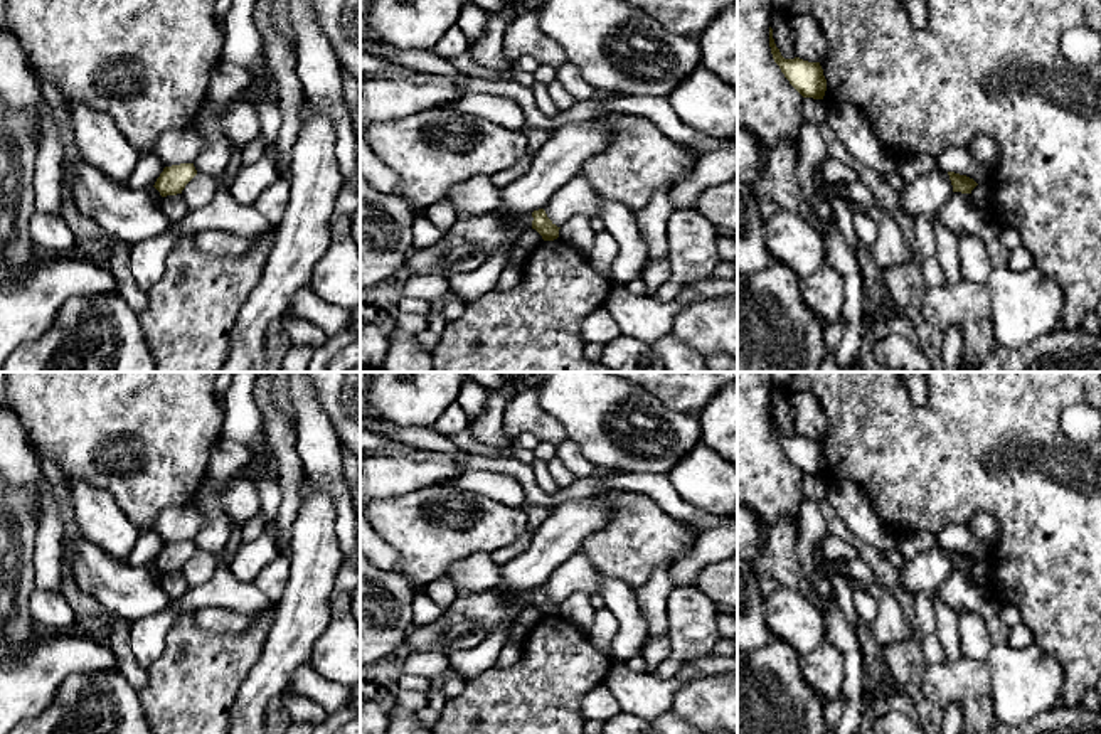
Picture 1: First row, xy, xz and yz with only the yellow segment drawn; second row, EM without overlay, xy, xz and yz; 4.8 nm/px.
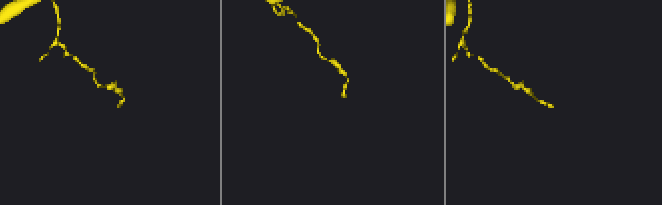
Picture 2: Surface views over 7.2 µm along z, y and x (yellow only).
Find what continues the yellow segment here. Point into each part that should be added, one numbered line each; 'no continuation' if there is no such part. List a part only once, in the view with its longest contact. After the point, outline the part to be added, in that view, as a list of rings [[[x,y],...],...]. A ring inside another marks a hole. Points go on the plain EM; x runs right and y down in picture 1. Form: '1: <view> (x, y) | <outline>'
no continuation

